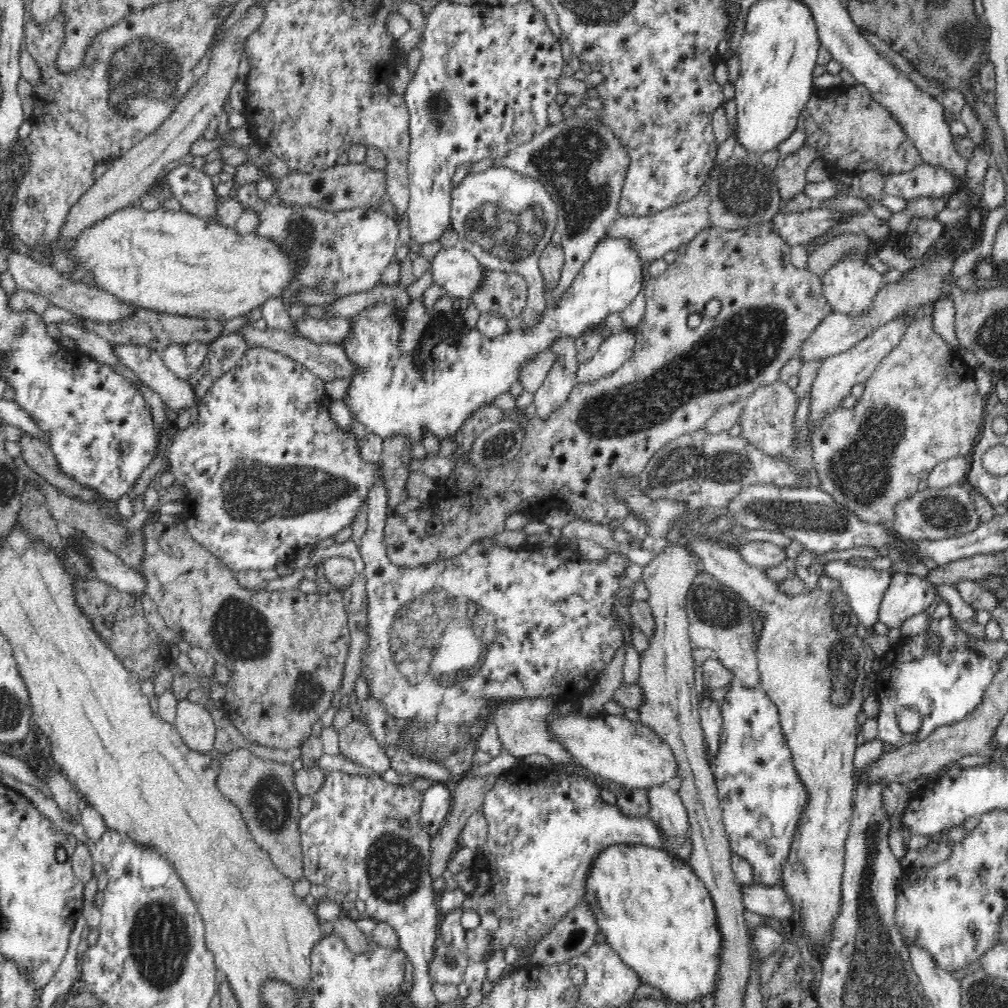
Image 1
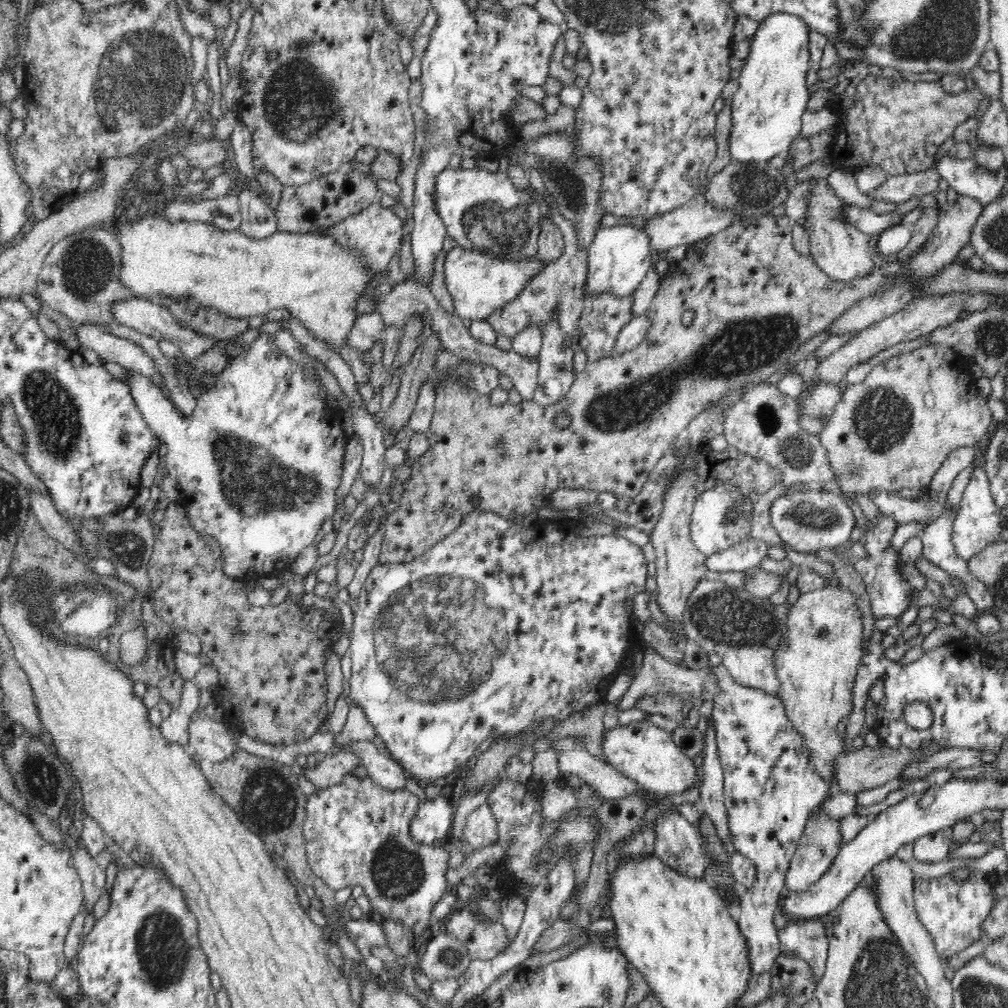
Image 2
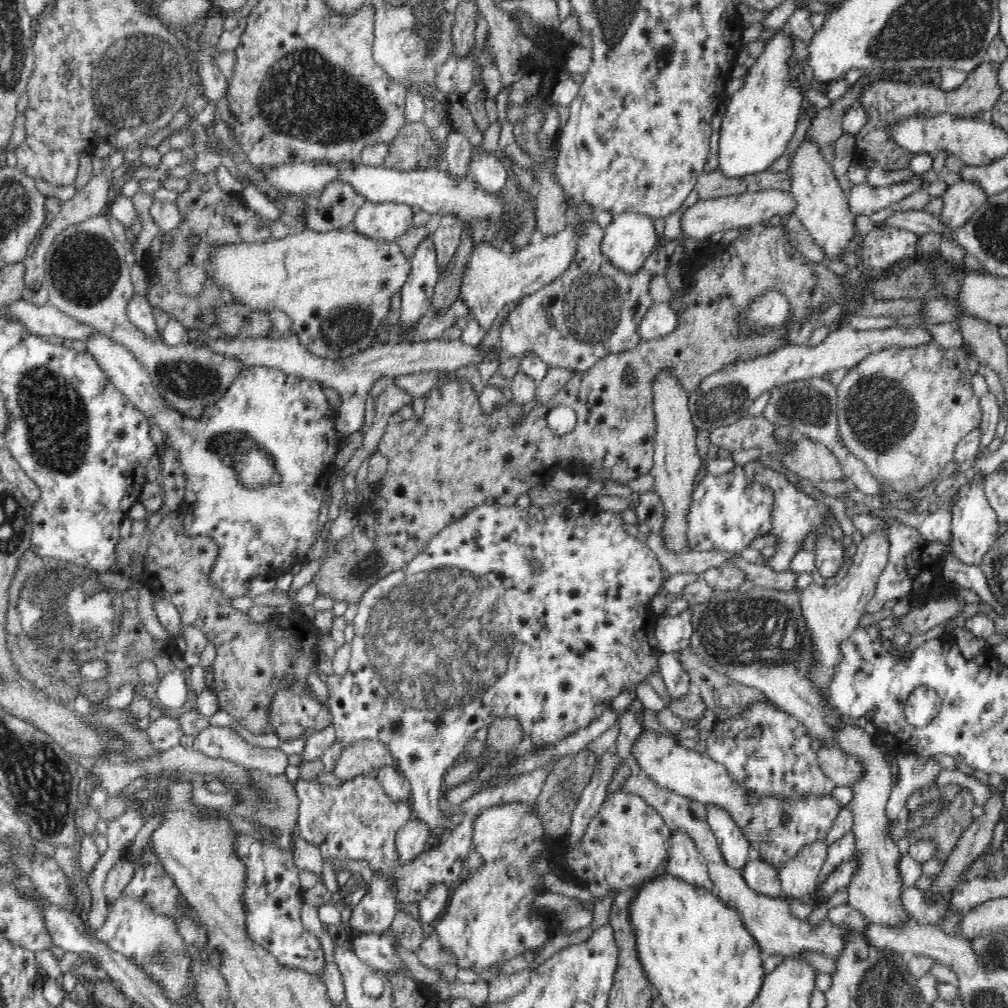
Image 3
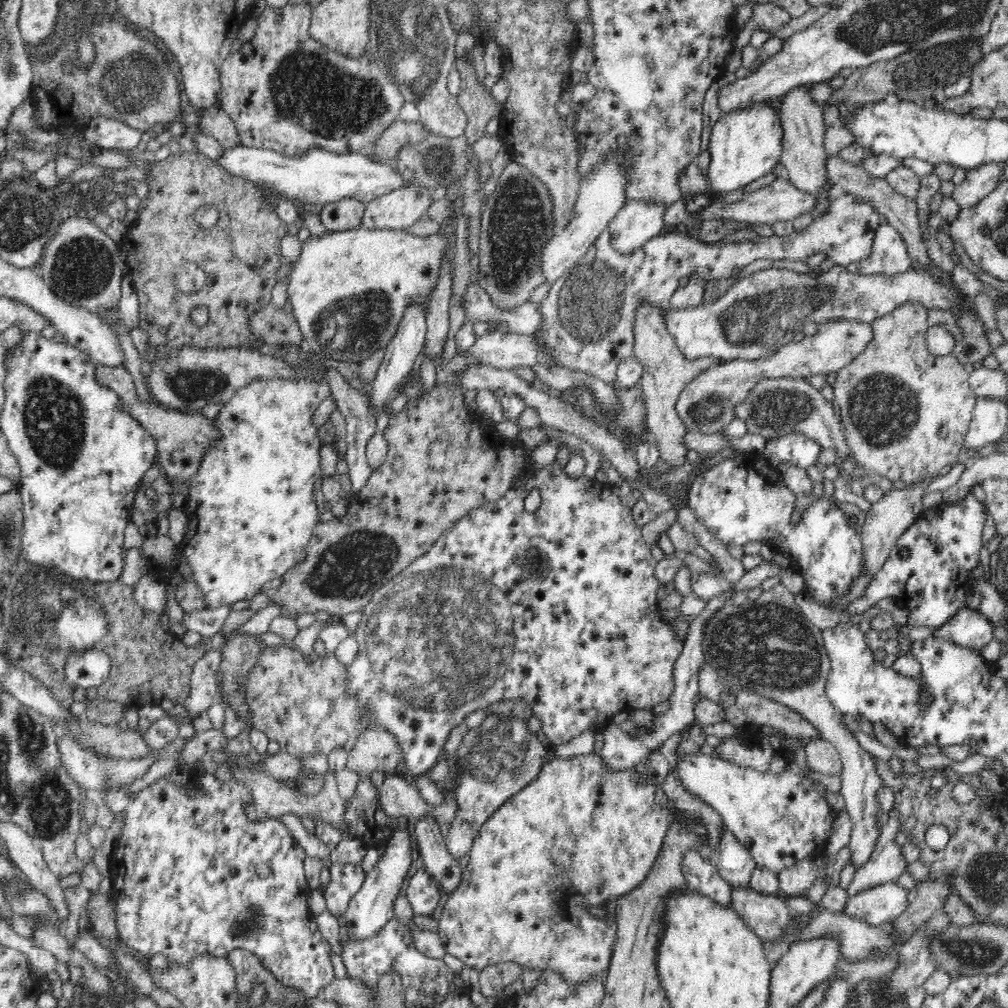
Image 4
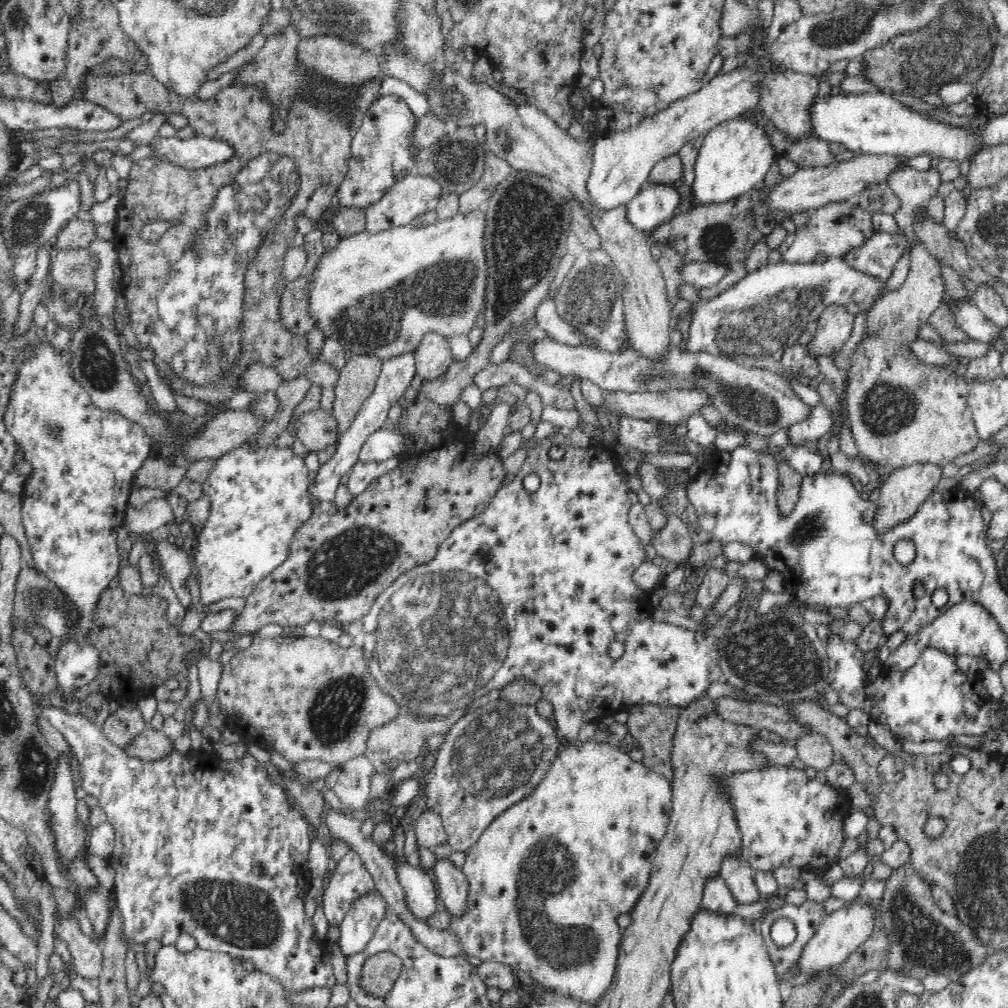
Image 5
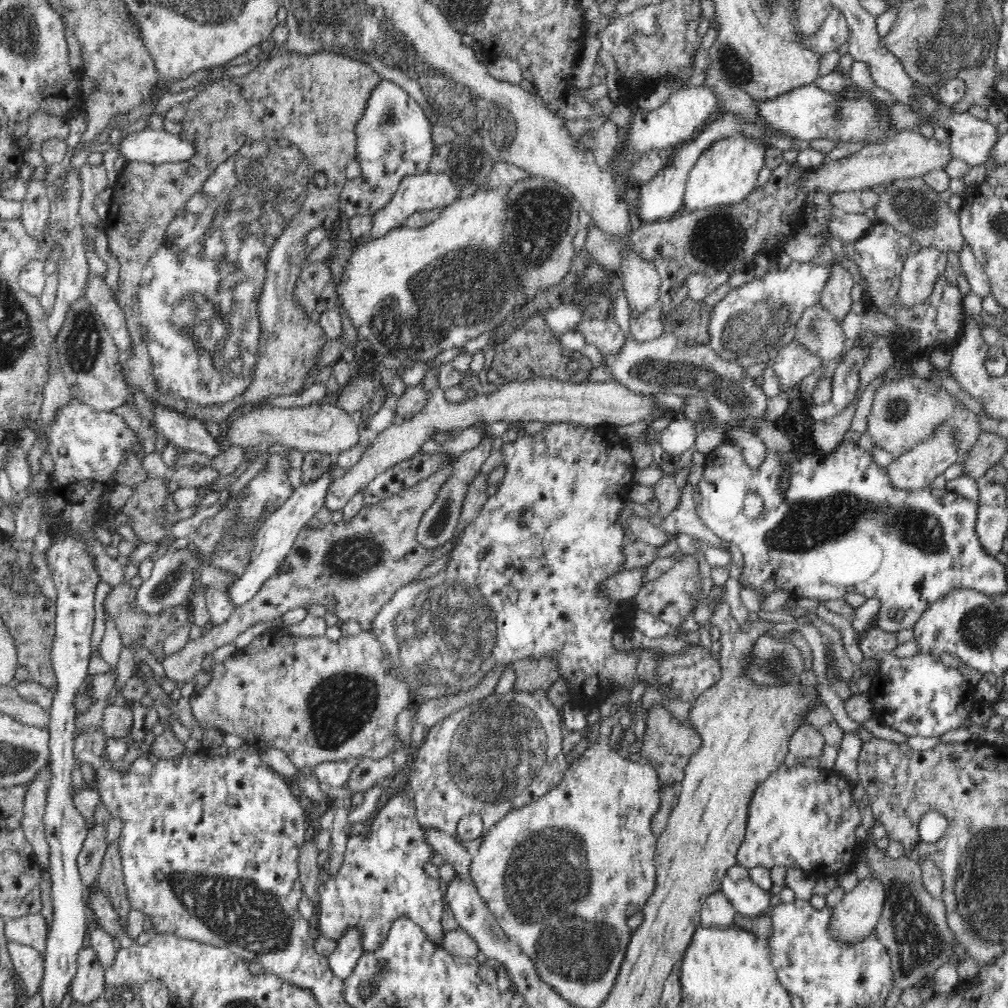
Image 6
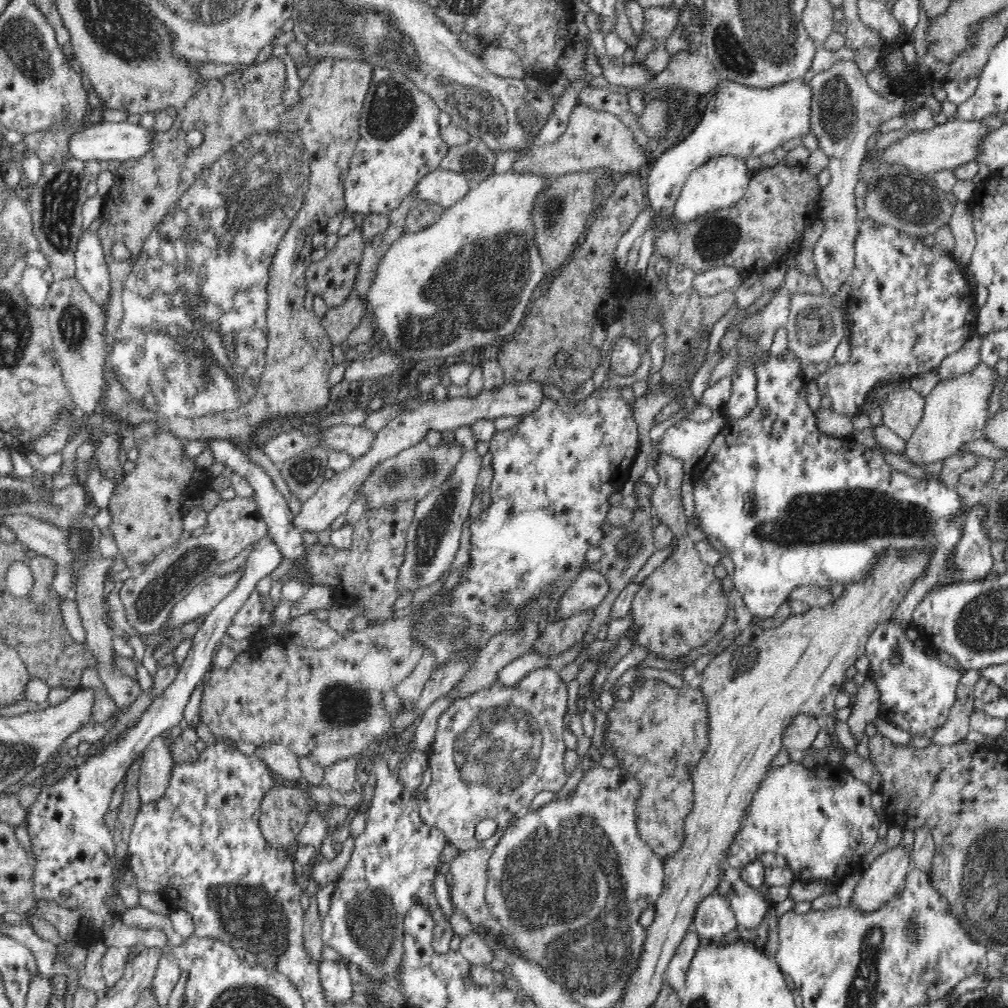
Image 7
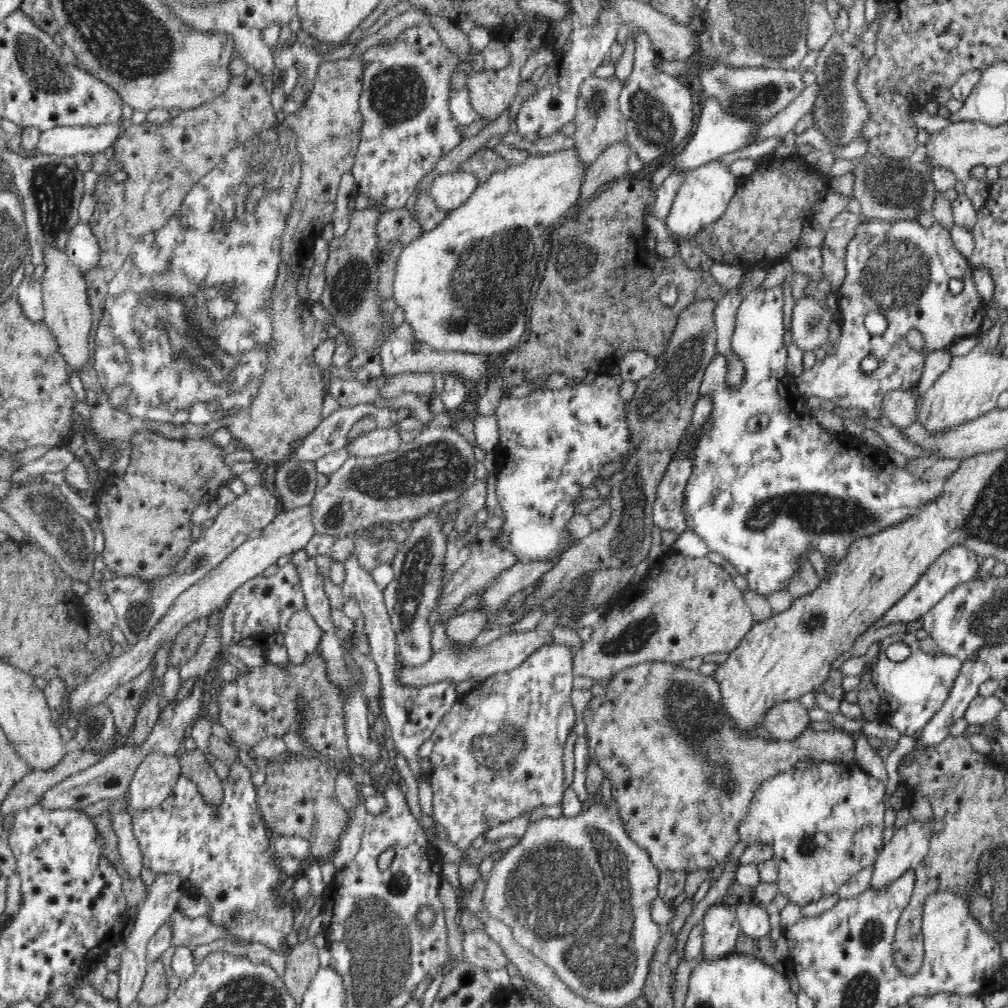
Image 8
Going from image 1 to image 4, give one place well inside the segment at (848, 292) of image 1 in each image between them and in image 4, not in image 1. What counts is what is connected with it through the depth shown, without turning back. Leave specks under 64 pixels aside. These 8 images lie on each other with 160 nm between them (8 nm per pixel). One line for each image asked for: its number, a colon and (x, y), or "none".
2: (841, 251)
3: (820, 204)
4: (803, 156)

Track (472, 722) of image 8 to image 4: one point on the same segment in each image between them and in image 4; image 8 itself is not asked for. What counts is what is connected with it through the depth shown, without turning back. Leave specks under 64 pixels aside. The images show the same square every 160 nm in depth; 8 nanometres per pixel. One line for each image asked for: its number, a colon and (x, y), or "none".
4: (499, 758)
5: (495, 756)
6: (497, 754)
7: (495, 750)

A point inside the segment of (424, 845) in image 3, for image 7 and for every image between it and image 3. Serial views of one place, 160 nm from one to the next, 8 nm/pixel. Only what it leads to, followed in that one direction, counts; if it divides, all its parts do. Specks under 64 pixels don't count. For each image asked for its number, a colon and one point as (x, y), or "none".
4: (372, 907)
5: (358, 927)
6: (342, 961)
7: (335, 978)

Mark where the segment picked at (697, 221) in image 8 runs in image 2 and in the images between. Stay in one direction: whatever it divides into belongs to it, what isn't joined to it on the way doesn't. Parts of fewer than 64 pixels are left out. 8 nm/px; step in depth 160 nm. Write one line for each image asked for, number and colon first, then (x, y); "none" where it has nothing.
2: (772, 96)
3: (760, 120)
4: (745, 144)
5: (735, 156)
6: (725, 173)
7: (719, 183)

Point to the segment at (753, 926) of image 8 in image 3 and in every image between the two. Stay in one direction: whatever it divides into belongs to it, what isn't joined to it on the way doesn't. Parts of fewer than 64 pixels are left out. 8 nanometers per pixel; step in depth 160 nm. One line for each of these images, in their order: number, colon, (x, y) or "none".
3: (735, 848)
4: (734, 863)
5: (739, 876)
6: (747, 898)
7: (749, 906)

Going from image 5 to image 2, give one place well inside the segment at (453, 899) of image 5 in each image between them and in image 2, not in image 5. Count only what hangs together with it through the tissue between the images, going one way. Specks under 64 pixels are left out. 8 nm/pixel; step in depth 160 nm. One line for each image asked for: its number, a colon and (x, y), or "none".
2: (507, 626)
3: (543, 615)
4: (443, 867)

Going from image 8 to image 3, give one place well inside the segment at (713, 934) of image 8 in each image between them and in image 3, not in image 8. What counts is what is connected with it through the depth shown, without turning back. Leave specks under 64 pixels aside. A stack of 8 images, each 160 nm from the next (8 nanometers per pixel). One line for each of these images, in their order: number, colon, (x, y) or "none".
3: (684, 861)
4: (702, 876)
5: (717, 897)
6: (717, 912)
7: (714, 918)

